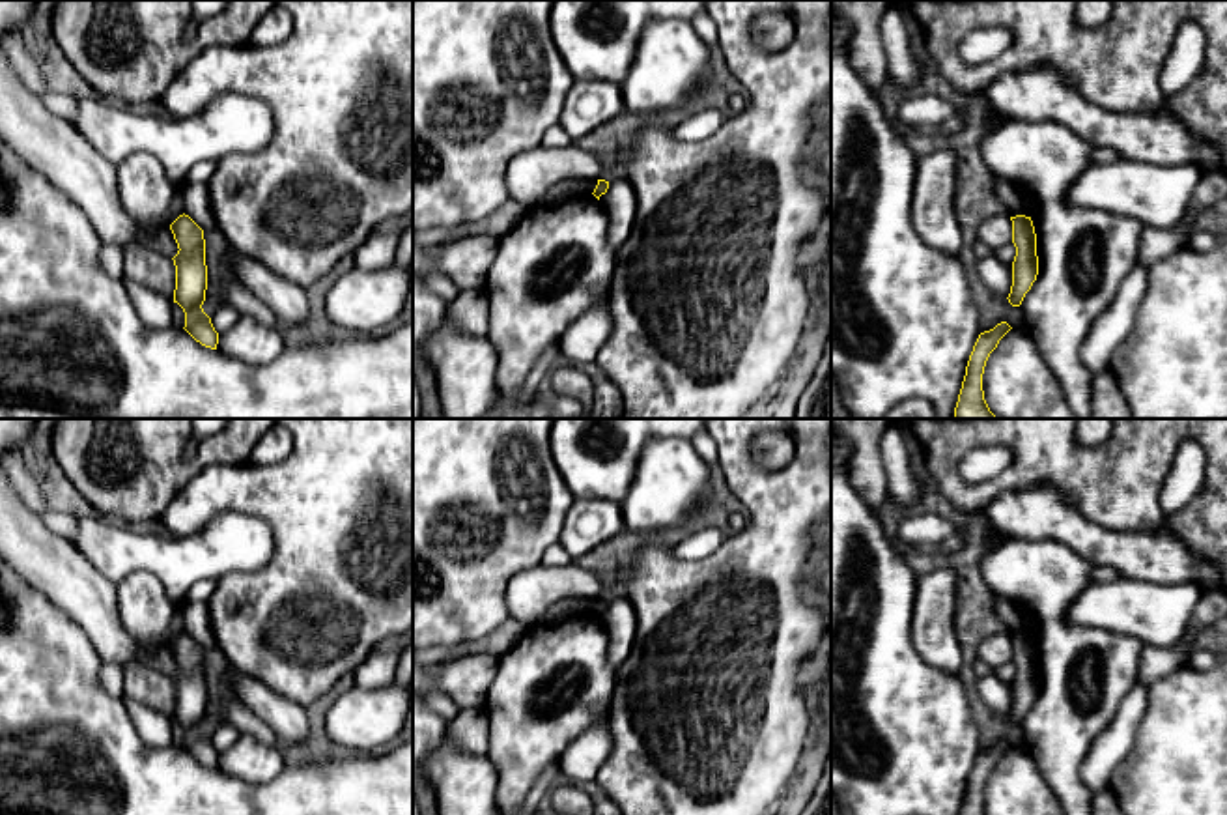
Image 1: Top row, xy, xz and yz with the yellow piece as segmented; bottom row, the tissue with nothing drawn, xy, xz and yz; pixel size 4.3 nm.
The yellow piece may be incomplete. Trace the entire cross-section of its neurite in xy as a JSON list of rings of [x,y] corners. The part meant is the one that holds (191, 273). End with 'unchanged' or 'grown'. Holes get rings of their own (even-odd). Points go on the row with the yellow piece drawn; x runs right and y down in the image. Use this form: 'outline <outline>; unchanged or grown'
outline [[[179,215],[170,230],[177,243],[174,303],[185,312],[185,331],[202,346],[217,350],[219,333],[204,312],[207,290],[205,239],[204,230],[189,217]]]; unchanged

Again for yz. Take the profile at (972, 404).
outline [[[1001,322],[994,329],[979,335],[966,366],[954,419],[997,419],[984,400],[982,374],[990,353],[1010,329],[1007,322]]]; unchanged

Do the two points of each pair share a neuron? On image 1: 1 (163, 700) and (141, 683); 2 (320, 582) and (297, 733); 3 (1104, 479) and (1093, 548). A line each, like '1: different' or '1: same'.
1: same
2: different
3: different

